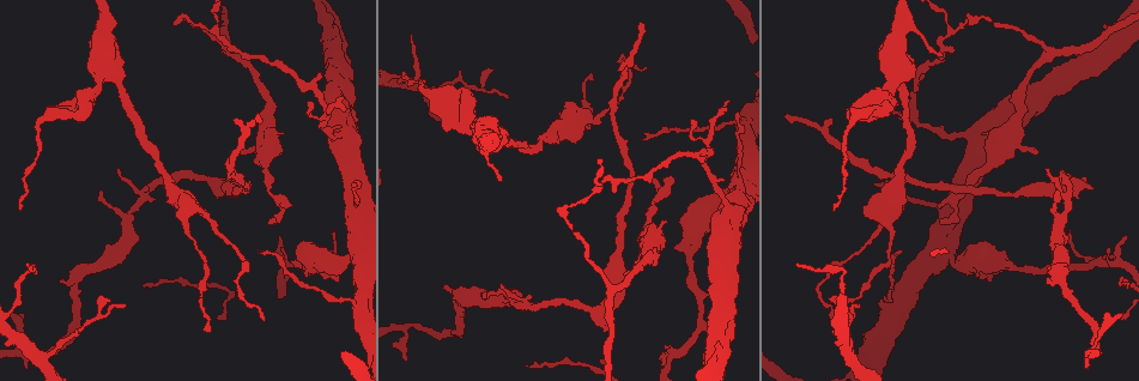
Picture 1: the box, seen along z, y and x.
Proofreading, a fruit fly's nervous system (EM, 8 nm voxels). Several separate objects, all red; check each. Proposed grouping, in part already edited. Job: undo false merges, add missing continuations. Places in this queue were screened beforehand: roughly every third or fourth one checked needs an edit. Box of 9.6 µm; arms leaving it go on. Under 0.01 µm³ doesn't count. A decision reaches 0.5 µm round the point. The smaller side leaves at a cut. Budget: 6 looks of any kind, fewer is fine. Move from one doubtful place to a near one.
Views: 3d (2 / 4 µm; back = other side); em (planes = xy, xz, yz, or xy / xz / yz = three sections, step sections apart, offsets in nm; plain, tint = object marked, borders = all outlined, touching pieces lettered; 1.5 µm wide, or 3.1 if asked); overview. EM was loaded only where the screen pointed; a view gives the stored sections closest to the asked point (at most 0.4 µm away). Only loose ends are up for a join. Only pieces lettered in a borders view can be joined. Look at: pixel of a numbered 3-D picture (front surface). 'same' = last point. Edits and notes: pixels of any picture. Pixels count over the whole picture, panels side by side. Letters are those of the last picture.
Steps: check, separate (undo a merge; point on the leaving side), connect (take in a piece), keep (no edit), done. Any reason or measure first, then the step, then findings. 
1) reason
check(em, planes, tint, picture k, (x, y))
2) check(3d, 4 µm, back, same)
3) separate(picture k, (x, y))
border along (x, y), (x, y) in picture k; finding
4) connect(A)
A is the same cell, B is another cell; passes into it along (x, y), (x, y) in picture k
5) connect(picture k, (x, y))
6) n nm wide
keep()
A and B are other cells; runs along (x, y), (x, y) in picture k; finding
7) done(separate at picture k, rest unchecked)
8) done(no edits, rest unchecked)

thin end
check(em, xz, step 8, borders, picture 1, (835, 209))

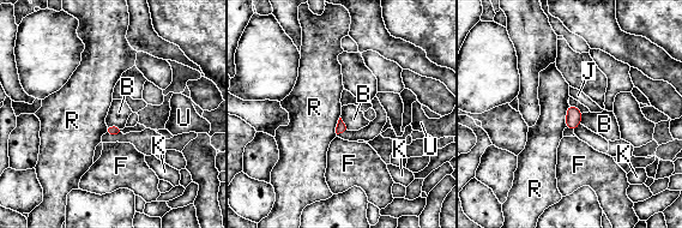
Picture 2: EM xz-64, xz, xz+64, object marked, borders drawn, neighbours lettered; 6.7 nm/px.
keep()
B, F, J, K, R and U are other cells; border along (568, 103), (565, 127) in picture 2; no lettered piece goes on from it

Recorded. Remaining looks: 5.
free end
check(3d, 2 µm, picture 1, (502, 180))

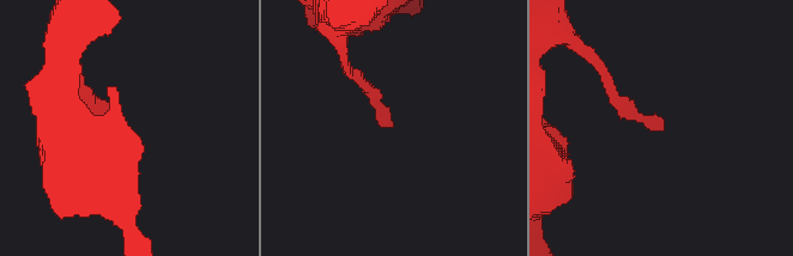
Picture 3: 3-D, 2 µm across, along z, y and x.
check(em, xy, step 8, borders, picture 3, (658, 124))

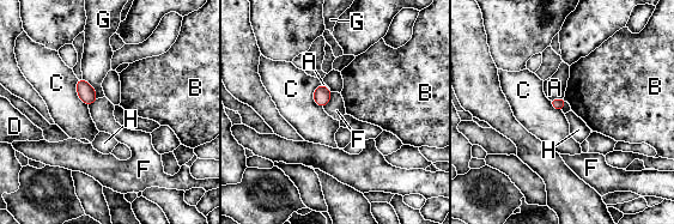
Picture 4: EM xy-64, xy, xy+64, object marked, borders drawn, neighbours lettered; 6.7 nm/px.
cut it another way
check(em, planes, borders, same)

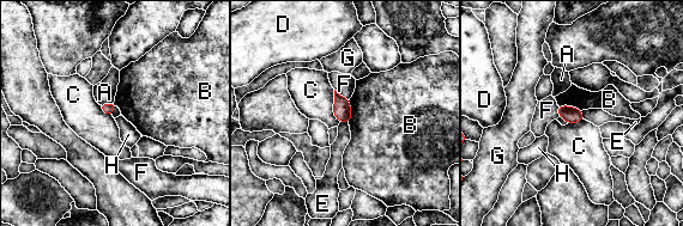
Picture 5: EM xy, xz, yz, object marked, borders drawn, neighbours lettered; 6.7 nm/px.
80 nm wide
keep()
A, B, C, D, E, F, G and H are other cells; none of them fits

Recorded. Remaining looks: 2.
thin end
check(em, planes, borders, picture 1, (833, 119))

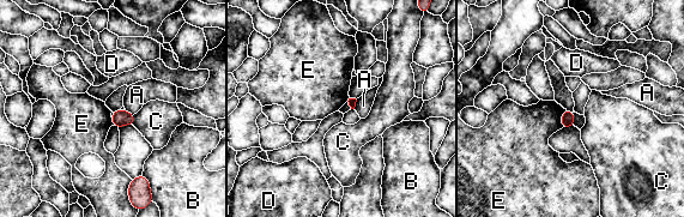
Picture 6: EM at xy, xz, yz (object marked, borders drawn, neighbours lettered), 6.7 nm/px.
keep()
A, B, C, D and E are other cells; border along (566, 109), (562, 114), (561, 127) in picture 6; no lettered piece goes on from it

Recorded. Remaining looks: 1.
done(no edits, rest unchecked)

